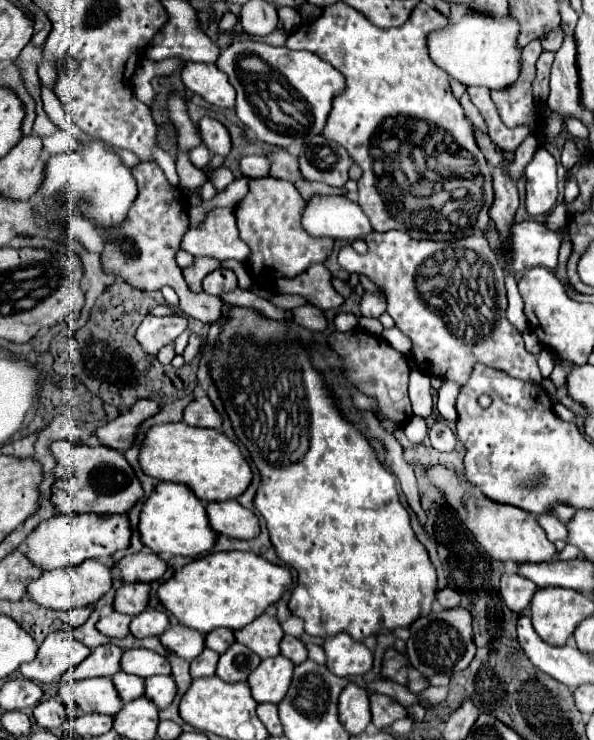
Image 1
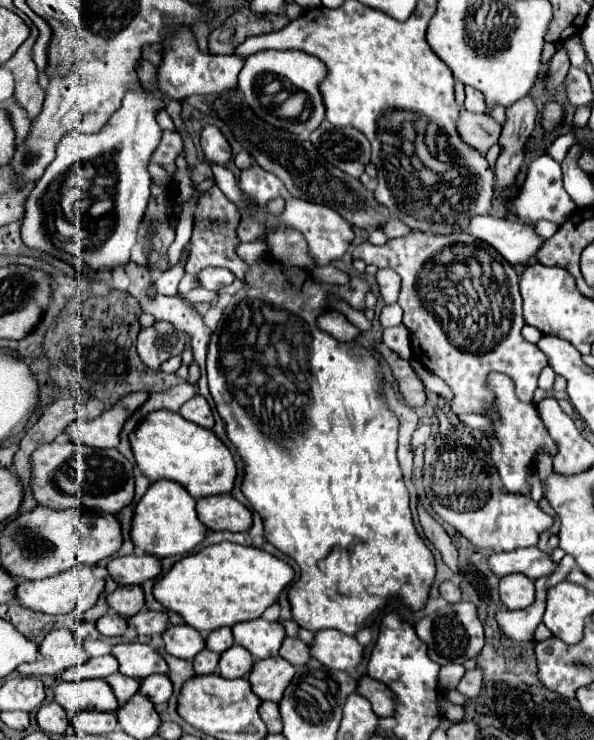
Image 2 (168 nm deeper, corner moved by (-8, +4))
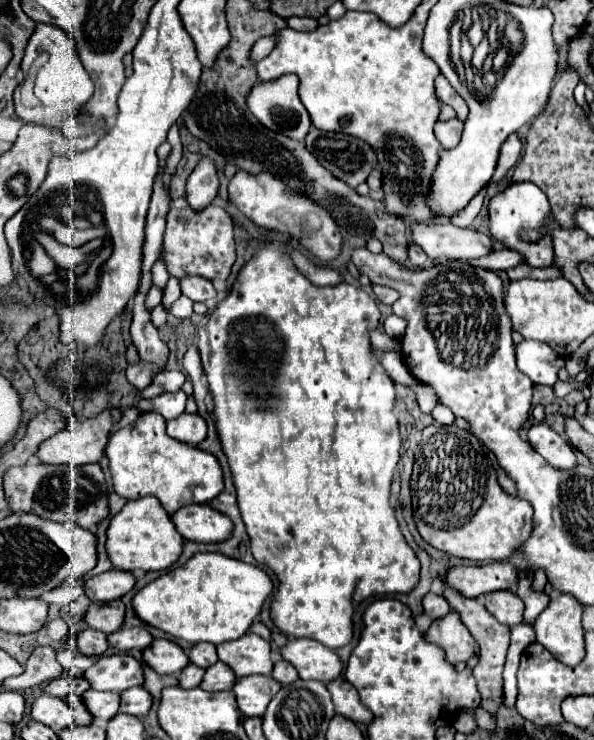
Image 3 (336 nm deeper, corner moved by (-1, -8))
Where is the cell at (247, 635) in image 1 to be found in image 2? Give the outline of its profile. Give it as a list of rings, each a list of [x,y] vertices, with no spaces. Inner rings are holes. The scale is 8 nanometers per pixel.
[[[263,618],[235,624],[231,628],[233,642],[247,648],[253,658],[271,658],[277,656],[285,630],[279,622],[267,622]]]

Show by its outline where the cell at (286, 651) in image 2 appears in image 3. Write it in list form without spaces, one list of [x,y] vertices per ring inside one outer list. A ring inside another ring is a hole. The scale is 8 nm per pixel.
[[[278,660],[278,662],[274,664],[272,678],[276,678],[280,684],[292,684],[292,682],[298,678],[298,672],[296,672],[296,668],[294,668],[290,662]]]

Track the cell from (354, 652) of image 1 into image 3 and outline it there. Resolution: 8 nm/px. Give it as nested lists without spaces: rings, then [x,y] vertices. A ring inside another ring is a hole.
[[[294,638],[282,650],[282,658],[292,662],[302,680],[320,680],[328,684],[342,676],[344,664],[336,652],[308,638]]]

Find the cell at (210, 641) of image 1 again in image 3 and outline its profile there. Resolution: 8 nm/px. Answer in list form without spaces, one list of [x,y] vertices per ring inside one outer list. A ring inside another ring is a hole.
[[[200,642],[190,650],[190,662],[200,666],[200,668],[210,668],[212,664],[218,662],[218,654],[216,654],[216,646],[210,642]]]

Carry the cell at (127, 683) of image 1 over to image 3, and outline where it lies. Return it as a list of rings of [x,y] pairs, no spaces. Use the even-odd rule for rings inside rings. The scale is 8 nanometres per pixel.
[[[88,690],[86,694],[82,694],[82,700],[92,716],[104,718],[104,720],[114,718],[120,708],[120,694],[116,694],[116,692]]]

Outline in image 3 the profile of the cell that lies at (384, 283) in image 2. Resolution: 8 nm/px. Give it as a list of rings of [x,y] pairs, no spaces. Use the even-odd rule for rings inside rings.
[[[372,284],[372,290],[378,296],[378,300],[384,302],[384,304],[394,304],[398,300],[398,292],[388,288],[388,286],[376,286],[376,284]]]

